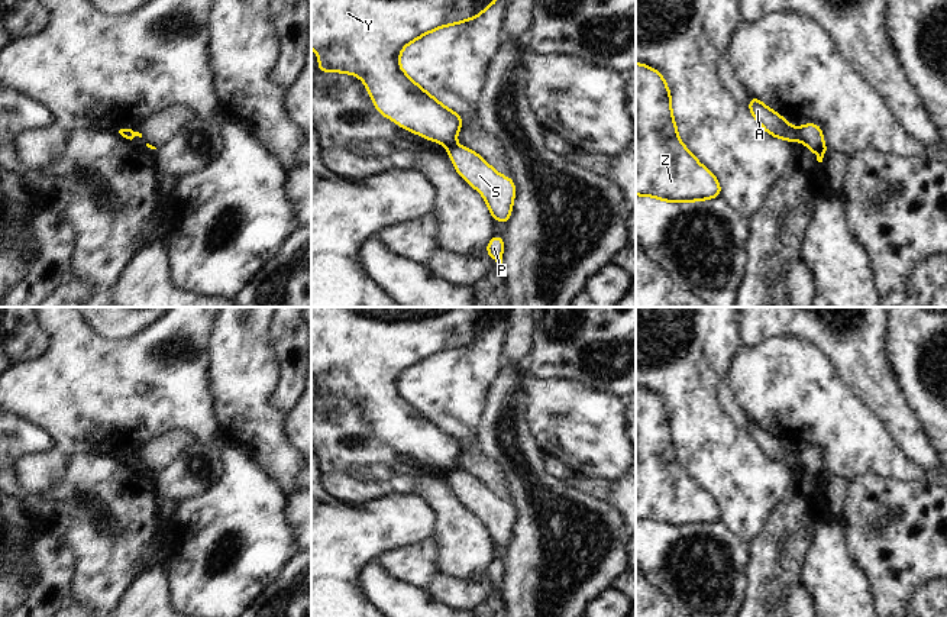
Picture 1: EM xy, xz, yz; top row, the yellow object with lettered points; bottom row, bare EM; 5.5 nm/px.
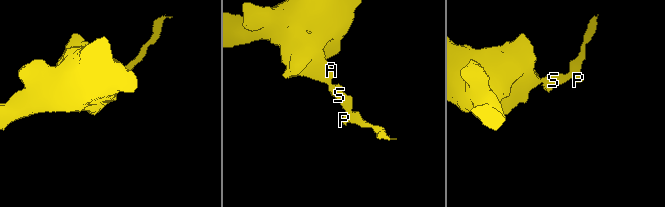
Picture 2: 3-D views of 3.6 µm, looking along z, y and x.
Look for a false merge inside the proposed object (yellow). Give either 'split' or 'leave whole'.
split

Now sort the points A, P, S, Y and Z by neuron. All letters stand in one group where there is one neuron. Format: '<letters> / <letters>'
A Y Z / P S

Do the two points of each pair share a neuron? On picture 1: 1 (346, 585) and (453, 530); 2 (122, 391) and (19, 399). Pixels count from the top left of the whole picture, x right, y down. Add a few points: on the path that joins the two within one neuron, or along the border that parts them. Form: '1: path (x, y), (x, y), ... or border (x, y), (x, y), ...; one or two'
1: border (430, 503), (438, 511), (435, 536); two
2: path (96, 391), (45, 391); one

